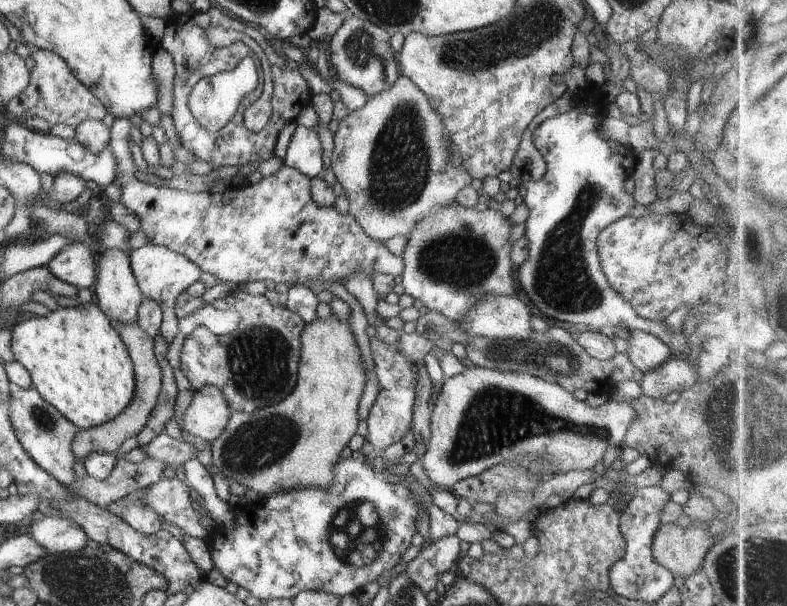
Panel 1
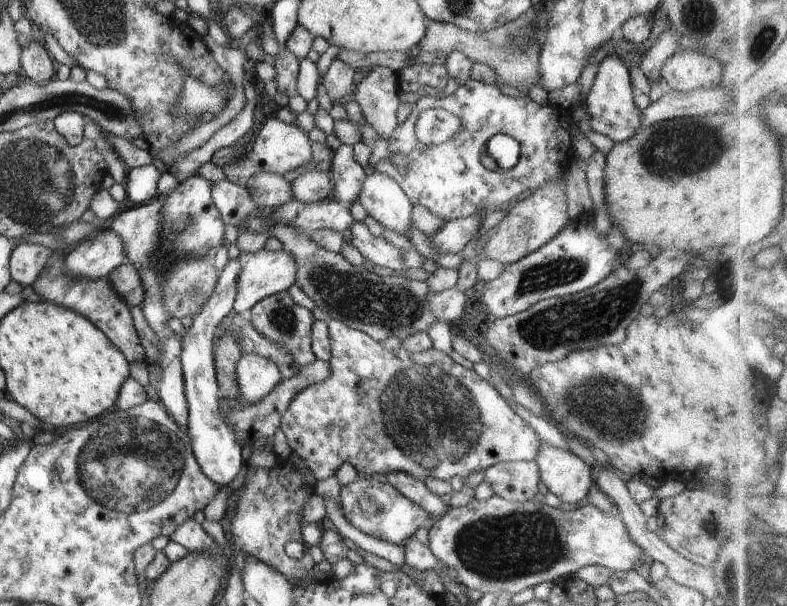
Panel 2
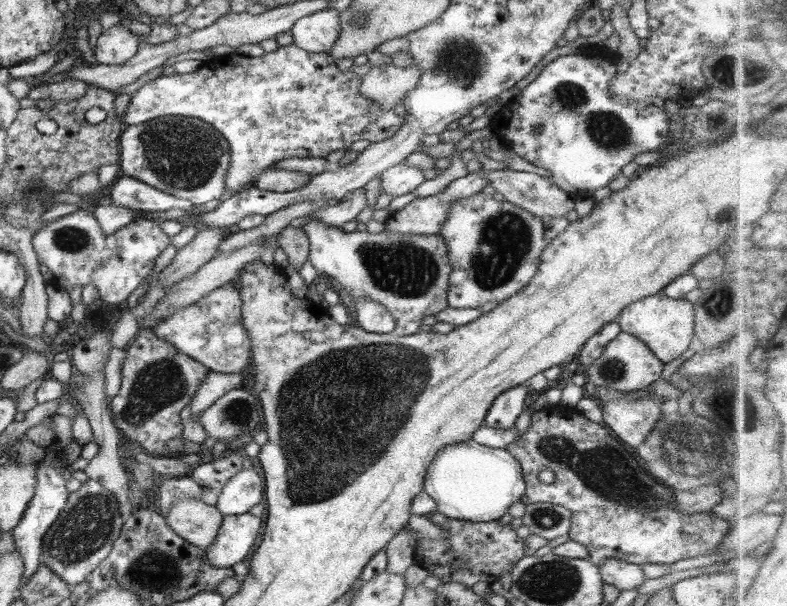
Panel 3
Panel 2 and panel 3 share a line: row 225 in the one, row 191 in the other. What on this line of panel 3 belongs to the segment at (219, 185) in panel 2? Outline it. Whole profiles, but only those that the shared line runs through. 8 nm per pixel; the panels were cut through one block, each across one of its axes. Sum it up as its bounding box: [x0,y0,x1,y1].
[122,45,402,192]

